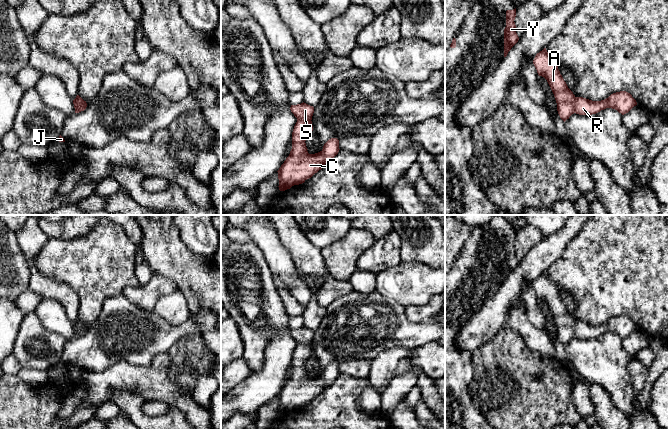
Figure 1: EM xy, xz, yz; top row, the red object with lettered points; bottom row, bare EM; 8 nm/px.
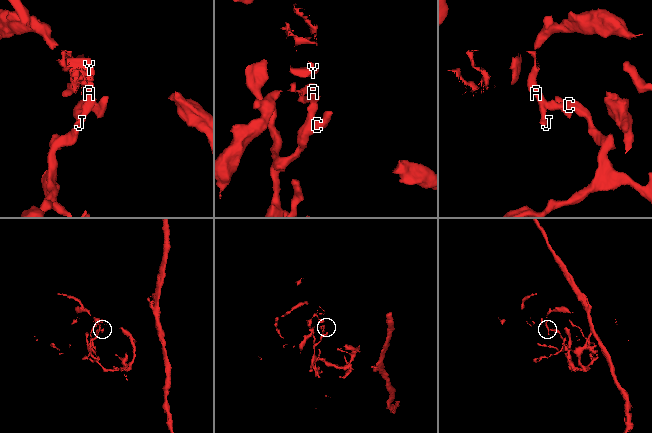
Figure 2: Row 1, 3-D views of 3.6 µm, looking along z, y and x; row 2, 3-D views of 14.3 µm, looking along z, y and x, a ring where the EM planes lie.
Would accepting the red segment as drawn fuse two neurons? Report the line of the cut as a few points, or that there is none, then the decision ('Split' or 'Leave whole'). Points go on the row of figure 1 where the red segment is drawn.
Split along yz (576, 97), (574, 112). Split

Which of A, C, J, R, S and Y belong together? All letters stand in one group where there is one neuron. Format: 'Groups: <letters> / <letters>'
Groups: A J S Y / C R

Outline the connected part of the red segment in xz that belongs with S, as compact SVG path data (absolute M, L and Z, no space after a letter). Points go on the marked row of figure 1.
M304 102L297 105L291 105L290 110L297 120L312 120L314 113L314 107Z

